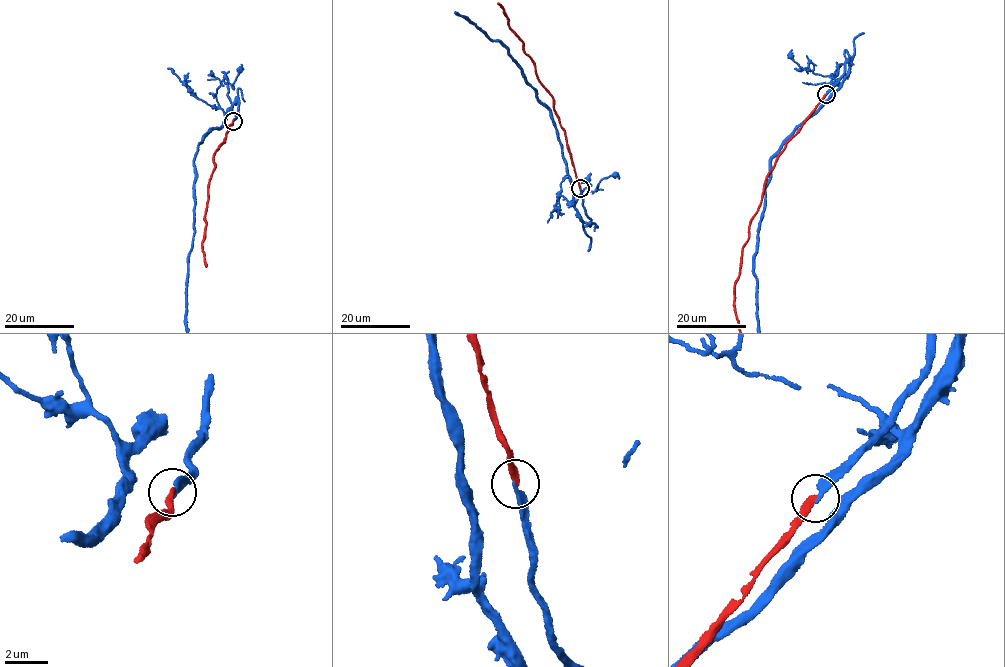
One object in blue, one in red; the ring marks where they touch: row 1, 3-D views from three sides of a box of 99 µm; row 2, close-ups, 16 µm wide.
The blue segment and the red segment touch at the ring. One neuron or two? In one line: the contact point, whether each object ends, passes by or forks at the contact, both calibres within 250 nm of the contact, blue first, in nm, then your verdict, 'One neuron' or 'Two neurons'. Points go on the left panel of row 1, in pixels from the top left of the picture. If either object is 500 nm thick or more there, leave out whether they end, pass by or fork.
Place: (233, 121). At the ring blue ends. At the ring red ends. Thickness 260 nm (blue) against 280 nm. One neuron

